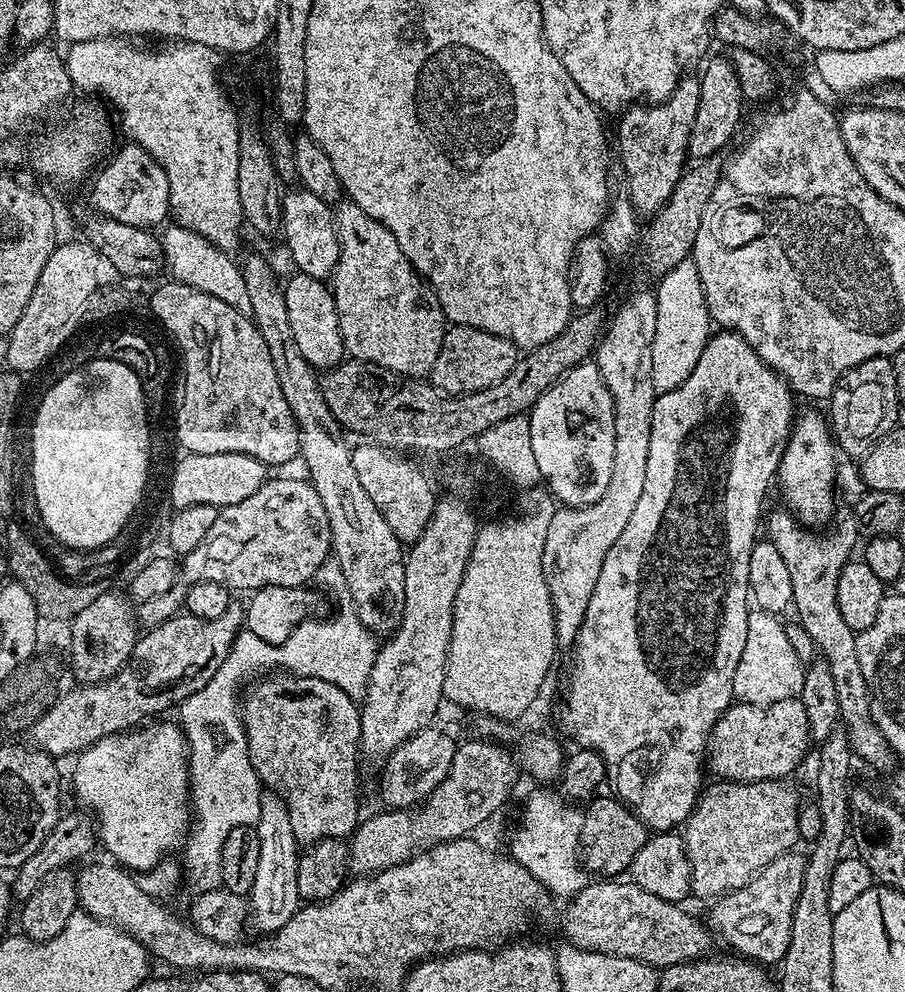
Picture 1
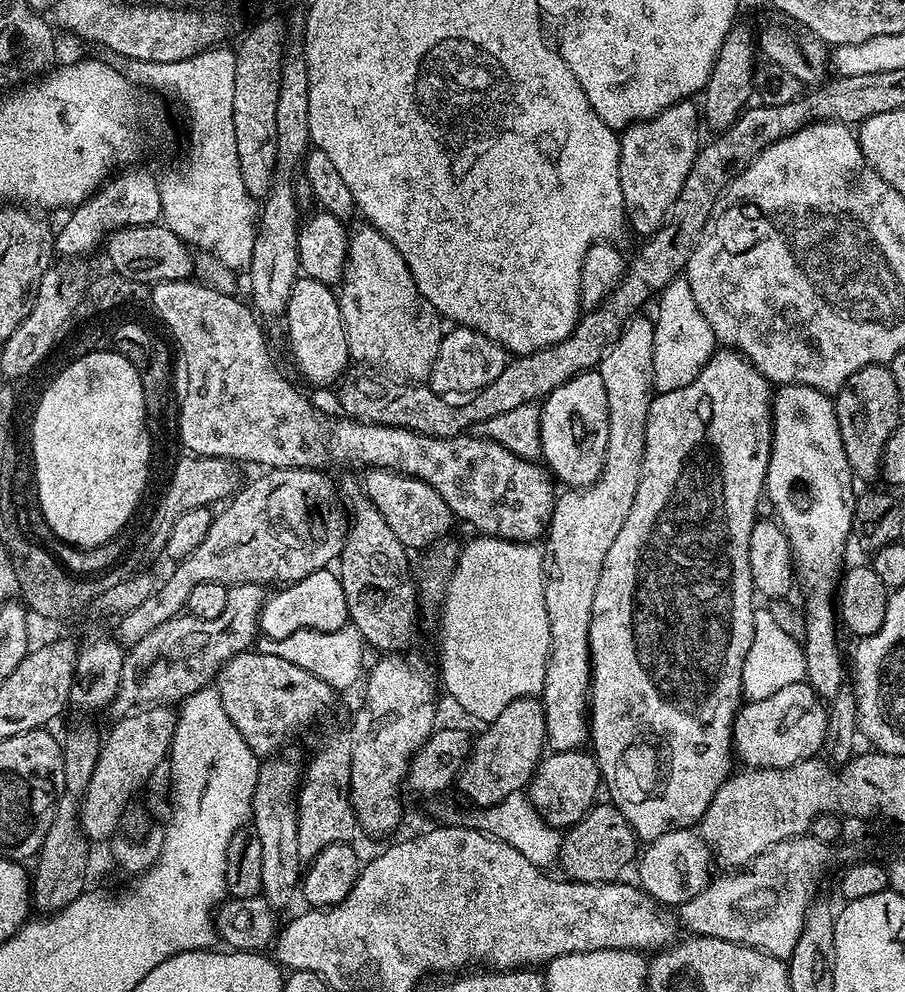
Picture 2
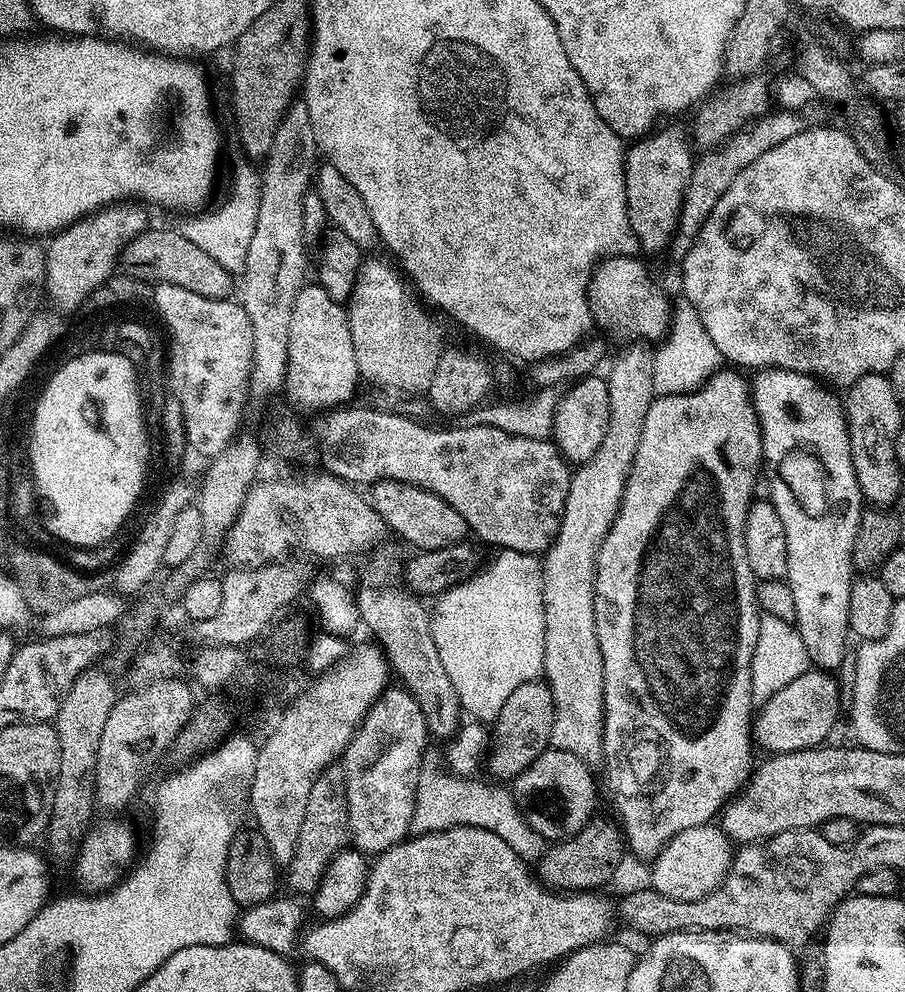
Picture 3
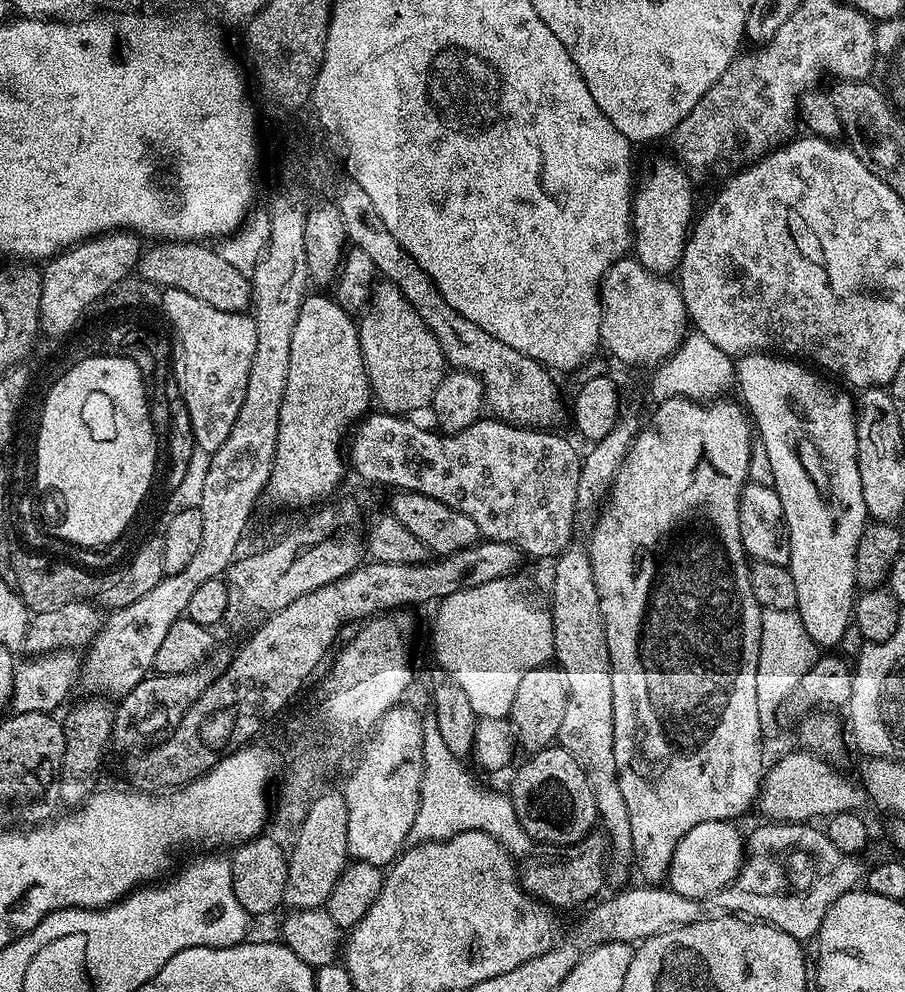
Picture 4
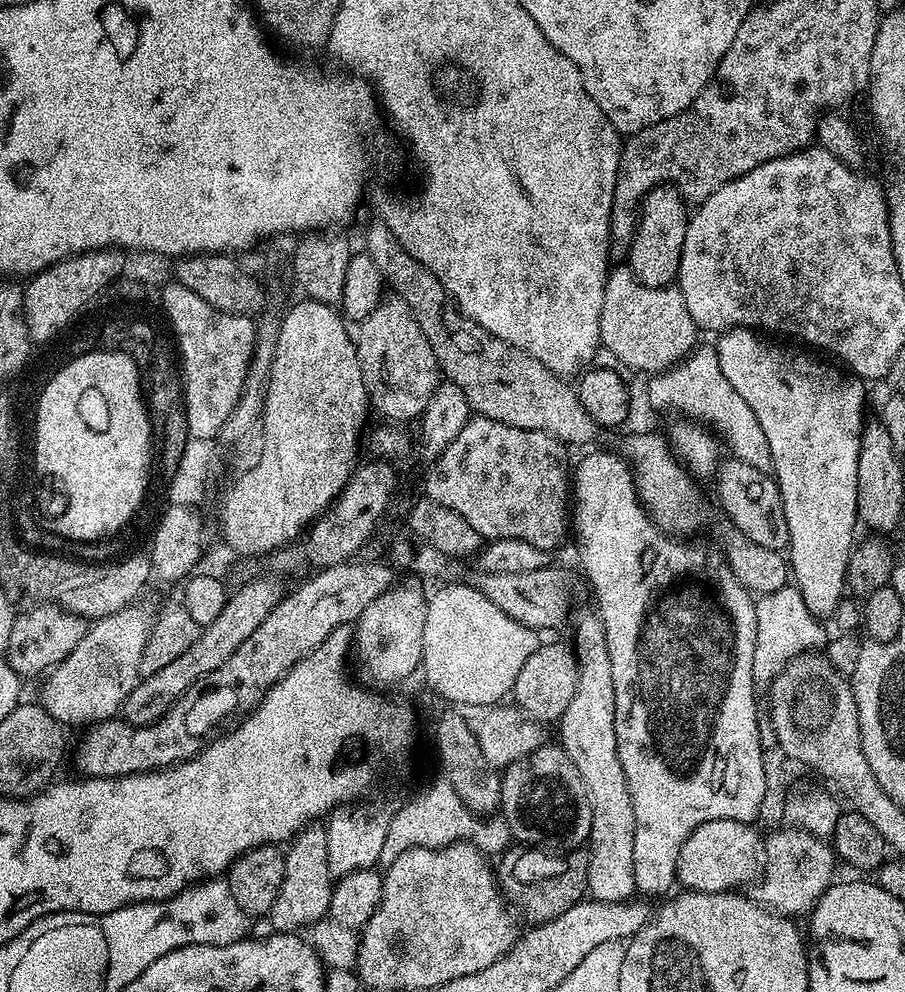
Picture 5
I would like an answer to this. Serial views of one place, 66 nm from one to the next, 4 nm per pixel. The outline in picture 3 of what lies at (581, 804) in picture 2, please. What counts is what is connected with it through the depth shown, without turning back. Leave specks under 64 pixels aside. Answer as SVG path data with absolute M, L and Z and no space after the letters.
M549 747L548 751L543 752L538 758L534 758L530 767L522 770L522 774L518 774L516 779L511 781L510 791L520 808L520 812L533 830L539 836L543 836L545 841L559 842L581 832L597 811L596 784L592 781L592 772L593 769L584 764L582 758L570 754L564 748Z

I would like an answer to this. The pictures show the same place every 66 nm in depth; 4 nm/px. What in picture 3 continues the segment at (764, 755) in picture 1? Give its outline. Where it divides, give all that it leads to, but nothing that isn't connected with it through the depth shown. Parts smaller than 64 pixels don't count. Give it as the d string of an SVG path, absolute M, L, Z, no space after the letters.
M828 670L801 671L794 682L786 682L778 694L759 705L754 716L752 738L757 745L765 748L765 753L797 752L807 748L818 748L832 732L836 719L842 715L840 706L840 686L835 675Z

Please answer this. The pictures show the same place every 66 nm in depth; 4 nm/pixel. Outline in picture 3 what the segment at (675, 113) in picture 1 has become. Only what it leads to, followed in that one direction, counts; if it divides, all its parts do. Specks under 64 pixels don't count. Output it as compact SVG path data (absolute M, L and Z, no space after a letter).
M657 127L648 135L639 137L624 153L626 210L630 226L634 226L634 234L645 253L660 252L663 248L665 251L671 245L680 217L686 182L694 163L694 148L689 133L685 129L683 132L680 128L664 127Z

